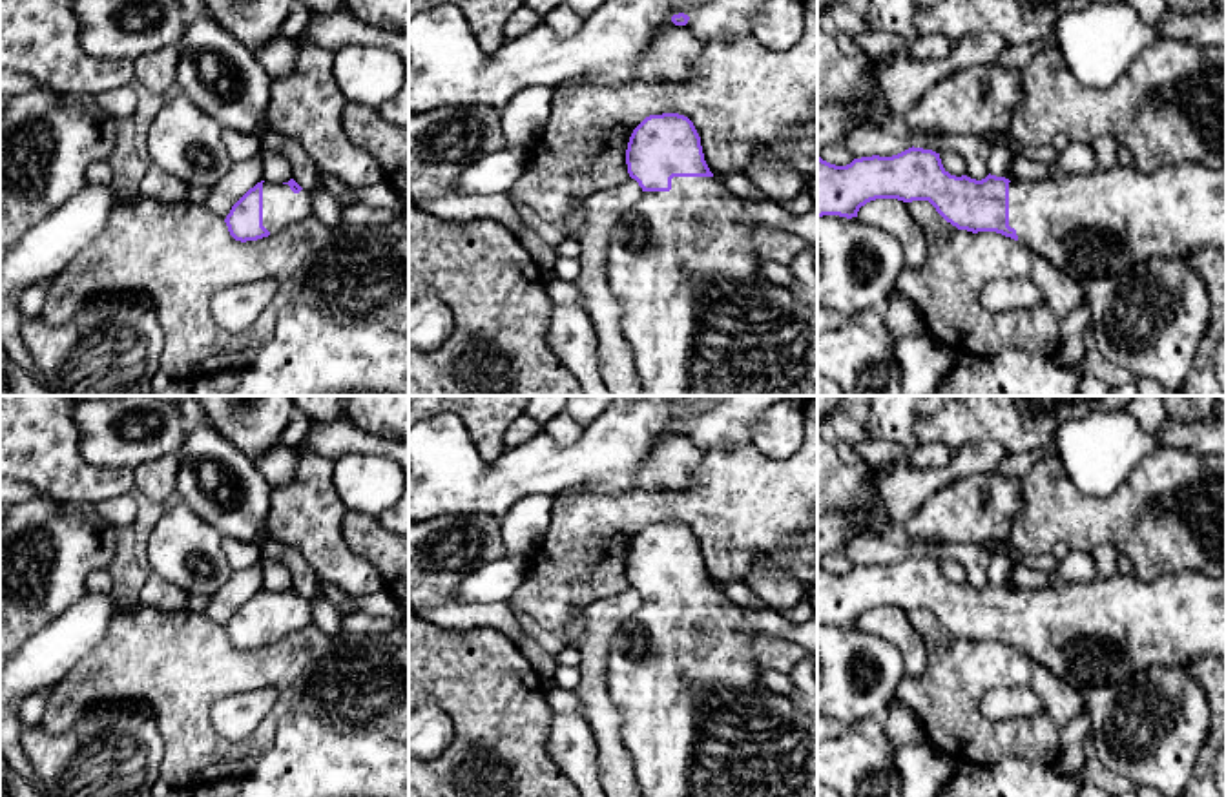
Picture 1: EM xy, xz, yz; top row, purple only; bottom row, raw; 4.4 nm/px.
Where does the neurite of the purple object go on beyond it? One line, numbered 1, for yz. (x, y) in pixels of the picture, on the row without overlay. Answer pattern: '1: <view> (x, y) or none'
1: yz (1091, 635)

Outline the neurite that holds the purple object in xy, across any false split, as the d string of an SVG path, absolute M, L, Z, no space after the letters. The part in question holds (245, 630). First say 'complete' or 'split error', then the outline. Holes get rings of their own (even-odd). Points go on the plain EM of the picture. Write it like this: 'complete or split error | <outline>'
split error | M294 587L283 593L261 589L232 615L224 631L235 649L246 651L274 644L312 624L312 606Z

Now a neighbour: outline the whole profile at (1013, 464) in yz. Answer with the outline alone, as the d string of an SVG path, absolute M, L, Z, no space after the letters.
M1047 443L1045 447L1027 450L1027 452L1005 452L1005 456L996 465L996 469L1005 476L1022 480L1033 471L1036 461L1045 456L1056 456L1056 449L1053 443Z

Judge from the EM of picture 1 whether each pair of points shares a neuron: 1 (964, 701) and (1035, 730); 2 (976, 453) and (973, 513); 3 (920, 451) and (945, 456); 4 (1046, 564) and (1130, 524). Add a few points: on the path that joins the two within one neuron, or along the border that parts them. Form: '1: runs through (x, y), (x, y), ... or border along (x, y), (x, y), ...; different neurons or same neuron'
1: runs through (976, 719), (989, 732), (1017, 732); same neuron
2: border along (995, 465), (962, 475), (936, 491); different neurons
3: runs through (925, 455), (940, 456); same neuron
4: border along (1009, 540), (1022, 551), (1048, 553); different neurons

